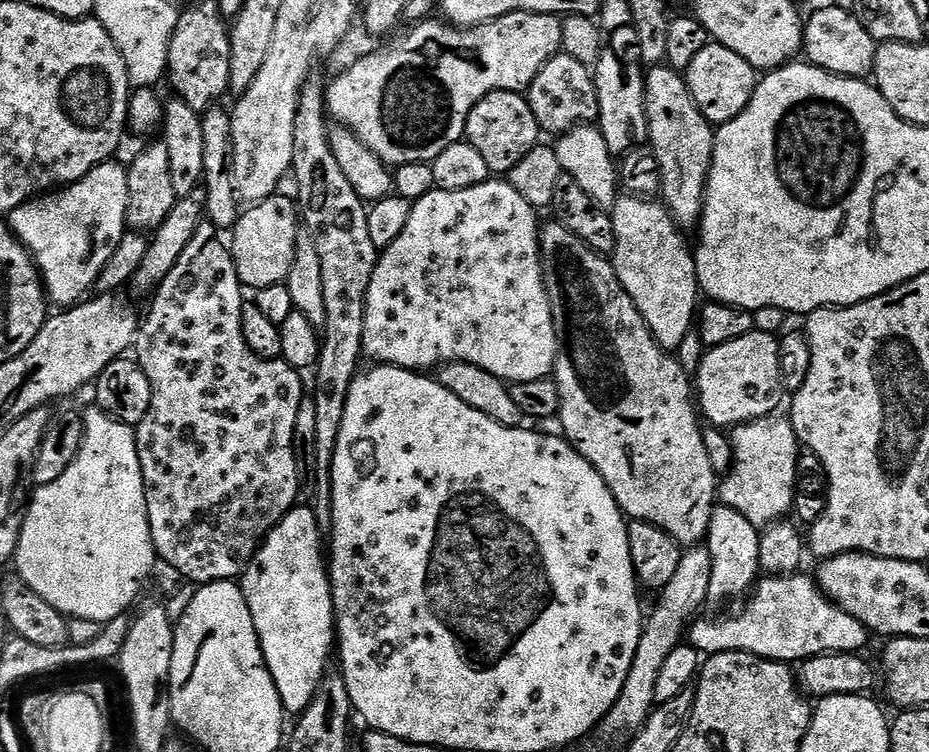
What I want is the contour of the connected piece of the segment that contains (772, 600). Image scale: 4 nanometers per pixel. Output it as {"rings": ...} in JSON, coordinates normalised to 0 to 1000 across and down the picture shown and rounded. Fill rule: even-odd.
{"rings":[[[823,765],[809,782],[803,798],[805,805],[798,814],[776,824],[750,823],[742,834],[740,850],[745,860],[762,872],[774,867],[806,867],[822,878],[864,880],[892,867],[929,868],[936,850],[934,835],[892,798],[873,765],[865,765]]]}

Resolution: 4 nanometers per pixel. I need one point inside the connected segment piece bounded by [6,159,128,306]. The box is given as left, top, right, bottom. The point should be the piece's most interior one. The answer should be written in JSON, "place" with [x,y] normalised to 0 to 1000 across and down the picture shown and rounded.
{"place":[78,310]}

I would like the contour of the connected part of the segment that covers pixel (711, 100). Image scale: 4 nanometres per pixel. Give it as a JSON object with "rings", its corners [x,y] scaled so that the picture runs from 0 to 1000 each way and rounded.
{"rings":[[[763,56],[760,66],[755,66],[748,74],[735,102],[751,146],[756,146],[756,152],[769,168],[794,157],[794,152],[803,146],[816,110],[815,92],[809,90],[799,72],[790,72],[790,66],[781,66],[781,61],[770,56]]]}

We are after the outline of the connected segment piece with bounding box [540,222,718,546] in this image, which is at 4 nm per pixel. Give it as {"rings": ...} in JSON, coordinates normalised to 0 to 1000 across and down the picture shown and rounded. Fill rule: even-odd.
{"rings":[[[597,295],[587,297],[581,305],[581,348],[586,355],[586,379],[588,380],[588,391],[592,396],[592,412],[596,418],[596,439],[598,448],[603,456],[603,469],[598,472],[598,487],[596,491],[596,504],[601,513],[601,524],[603,525],[603,545],[601,549],[601,560],[607,570],[605,578],[612,590],[619,593],[622,604],[626,604],[626,609],[631,609],[631,614],[635,614],[639,620],[639,625],[644,625],[644,630],[648,630],[648,636],[652,641],[652,646],[657,646],[657,652],[661,657],[661,662],[665,668],[665,673],[672,680],[676,691],[690,691],[691,694],[700,694],[704,699],[708,699],[713,705],[717,705],[717,710],[721,710],[721,715],[729,718],[734,726],[749,726],[759,717],[761,701],[764,699],[765,681],[773,670],[773,629],[769,625],[769,620],[764,620],[764,604],[760,604],[760,588],[758,586],[758,569],[756,568],[755,555],[751,552],[751,537],[747,531],[747,511],[743,504],[743,496],[732,485],[731,477],[724,469],[715,467],[708,460],[708,455],[702,448],[701,439],[695,434],[695,428],[691,423],[691,418],[687,418],[687,407],[682,407],[682,402],[678,396],[678,391],[674,391],[674,386],[670,380],[670,375],[665,375],[665,364],[659,358],[659,347],[653,340],[646,340],[639,332],[635,332],[635,327],[631,327],[631,322],[626,322],[626,316],[622,316],[618,311],[614,311],[614,306],[609,306],[609,301]]]}

